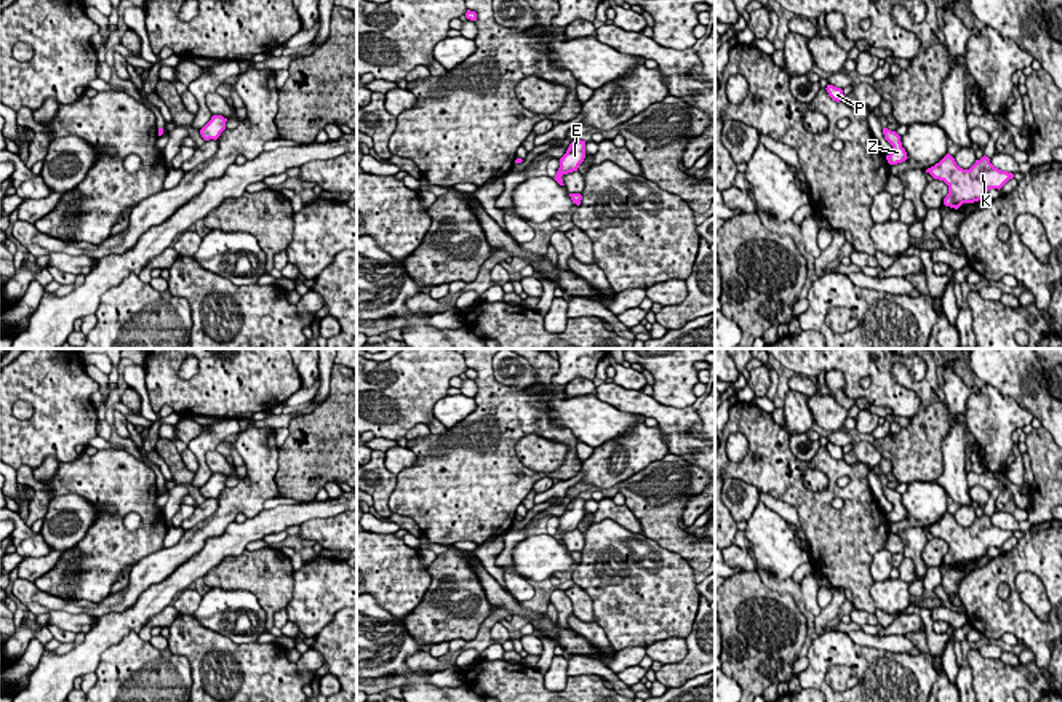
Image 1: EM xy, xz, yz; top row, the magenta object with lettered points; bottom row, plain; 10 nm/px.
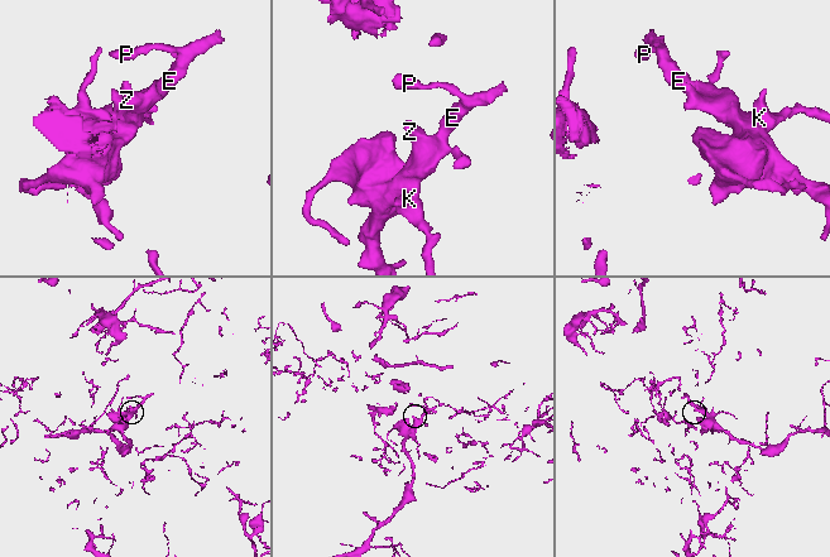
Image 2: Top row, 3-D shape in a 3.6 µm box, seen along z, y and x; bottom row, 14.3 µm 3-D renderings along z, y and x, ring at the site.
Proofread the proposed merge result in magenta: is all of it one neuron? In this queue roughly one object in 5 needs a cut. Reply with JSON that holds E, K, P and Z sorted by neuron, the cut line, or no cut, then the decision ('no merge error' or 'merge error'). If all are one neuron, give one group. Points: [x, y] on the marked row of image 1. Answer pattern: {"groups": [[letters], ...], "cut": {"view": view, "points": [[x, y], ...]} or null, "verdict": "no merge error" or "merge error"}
{"groups": [["E", "K", "P", "Z"]], "cut": null, "verdict": "no merge error"}

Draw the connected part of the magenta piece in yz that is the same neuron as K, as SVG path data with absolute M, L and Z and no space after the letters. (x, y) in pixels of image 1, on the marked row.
M947 154L939 163L928 168L926 173L948 185L944 205L955 209L963 203L982 200L990 189L1000 190L1014 177L1012 173L995 168L985 155L976 160L969 170L963 170L956 165L955 158Z

